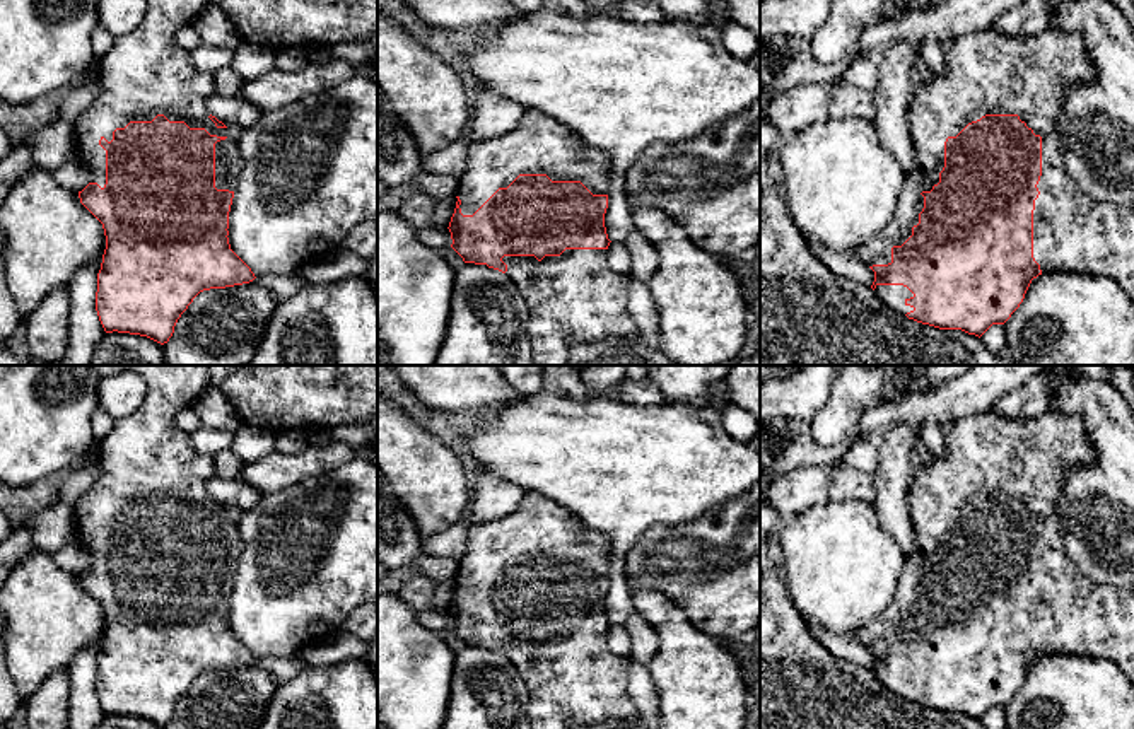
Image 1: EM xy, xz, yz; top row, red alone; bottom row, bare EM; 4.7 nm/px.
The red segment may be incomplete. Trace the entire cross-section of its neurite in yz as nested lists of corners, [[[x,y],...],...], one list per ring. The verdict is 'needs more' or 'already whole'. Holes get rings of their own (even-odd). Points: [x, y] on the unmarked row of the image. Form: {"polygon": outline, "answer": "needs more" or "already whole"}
{"polygon": [[[1049,410],[1035,418],[1002,418],[997,413],[982,411],[955,420],[944,439],[944,454],[932,458],[929,464],[915,463],[915,476],[907,495],[910,521],[917,538],[917,548],[905,558],[897,592],[888,608],[862,627],[854,639],[874,654],[871,671],[891,693],[905,697],[922,707],[939,712],[962,712],[982,719],[992,707],[1004,707],[1020,690],[1033,661],[1043,654],[1073,654],[1115,662],[1134,683],[1134,587],[1096,582],[1083,575],[1069,560],[1061,538],[1061,522],[1055,514],[1057,497],[1067,473],[1076,466],[1091,466],[1098,454],[1086,435],[1079,415]]], "answer": "needs more"}

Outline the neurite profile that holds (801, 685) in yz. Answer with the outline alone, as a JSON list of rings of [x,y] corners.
[[[760,539],[760,729],[984,729],[962,712],[939,712],[886,690],[869,668],[832,656],[808,630]]]

